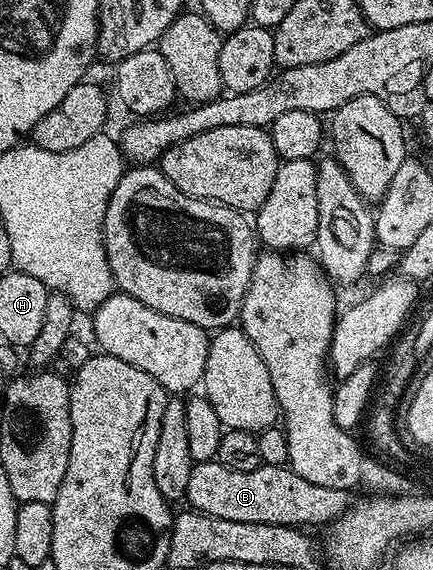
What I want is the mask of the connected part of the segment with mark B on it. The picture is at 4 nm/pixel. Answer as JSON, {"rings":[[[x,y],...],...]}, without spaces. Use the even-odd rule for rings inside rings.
{"rings":[[[216,459],[192,464],[185,501],[196,513],[233,519],[233,523],[326,527],[352,505],[351,496],[345,489],[309,483],[309,479],[301,479],[287,465],[261,464],[257,471],[233,471]]]}

